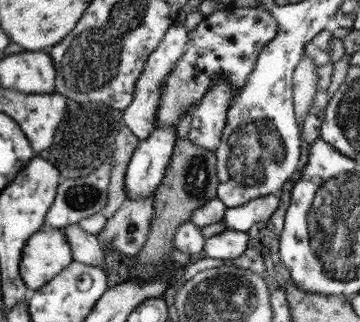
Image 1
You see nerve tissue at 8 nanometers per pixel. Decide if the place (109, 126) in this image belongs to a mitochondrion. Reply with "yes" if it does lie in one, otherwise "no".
no

